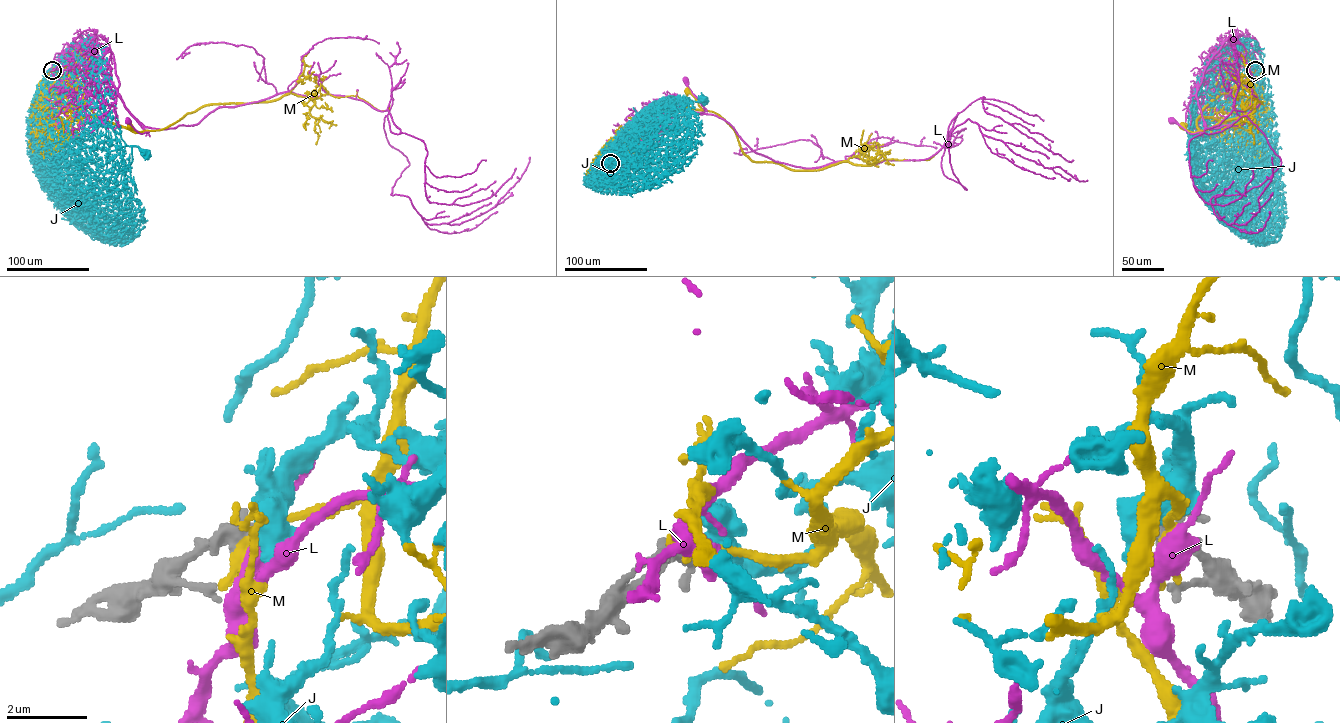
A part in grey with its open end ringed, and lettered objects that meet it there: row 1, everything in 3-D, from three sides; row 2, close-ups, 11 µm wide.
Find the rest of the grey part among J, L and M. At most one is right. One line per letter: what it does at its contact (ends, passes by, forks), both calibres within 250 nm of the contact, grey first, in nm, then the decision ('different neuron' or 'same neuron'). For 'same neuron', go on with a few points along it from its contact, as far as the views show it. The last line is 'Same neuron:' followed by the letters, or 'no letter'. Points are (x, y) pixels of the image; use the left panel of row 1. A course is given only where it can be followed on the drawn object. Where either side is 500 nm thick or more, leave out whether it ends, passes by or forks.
J: calibres 240 and 500 nm; same neuron; course (52, 70), (65, 59), (89, 65), (93, 80), (101, 92), (106, 122), (127, 145), (138, 146), (145, 153)
L: it passes by; calibres 320 and 480 nm; different neuron
M: it passes by; calibres 320 and 240 nm; different neuron
Same neuron: J

